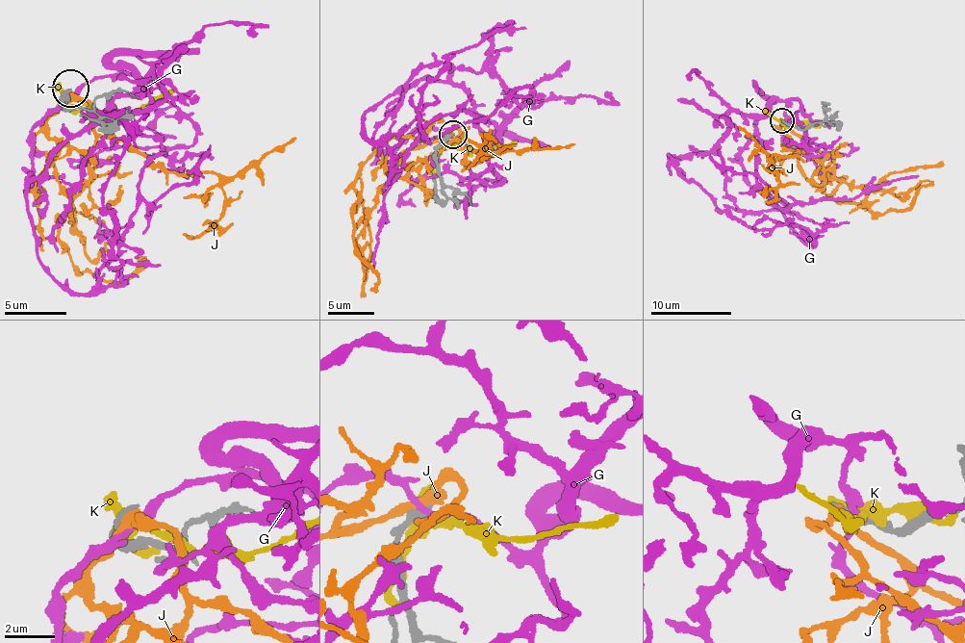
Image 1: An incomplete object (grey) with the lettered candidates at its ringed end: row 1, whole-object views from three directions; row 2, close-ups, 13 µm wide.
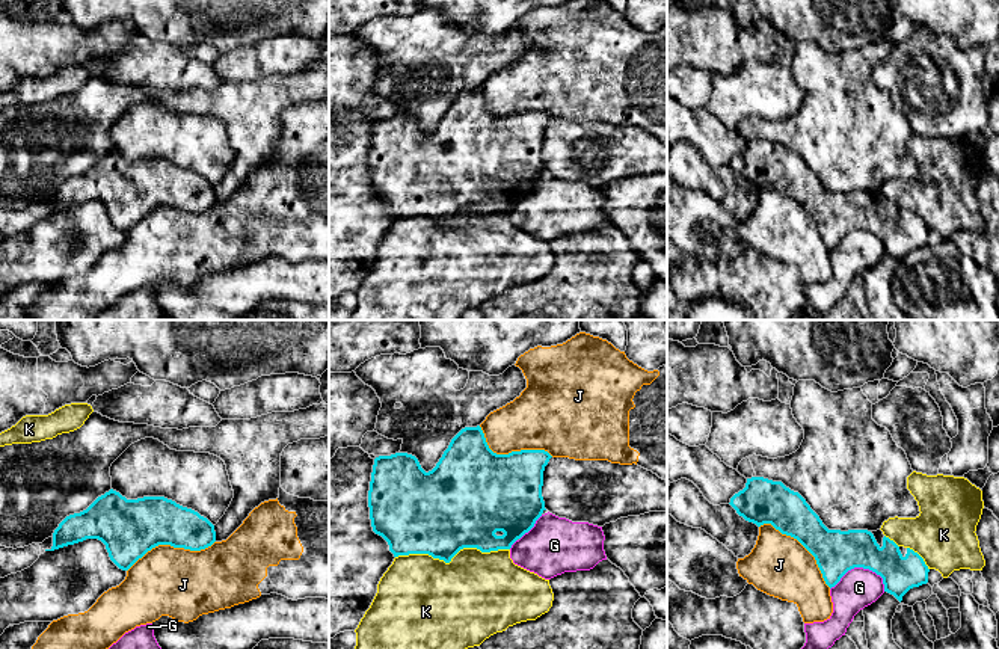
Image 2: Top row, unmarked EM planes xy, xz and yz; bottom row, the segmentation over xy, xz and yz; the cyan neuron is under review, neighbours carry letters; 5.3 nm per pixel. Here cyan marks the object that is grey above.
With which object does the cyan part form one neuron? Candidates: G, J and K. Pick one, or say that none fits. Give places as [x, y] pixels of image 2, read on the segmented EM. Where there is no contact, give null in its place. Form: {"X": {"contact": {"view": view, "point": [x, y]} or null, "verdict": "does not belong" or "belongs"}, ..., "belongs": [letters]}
{"G": {"contact": {"view": "yz", "point": [859, 566]}, "verdict": "does not belong"}, "J": {"contact": {"view": "xy", "point": [171, 545]}, "verdict": "does not belong"}, "K": {"contact": {"view": "xz", "point": [451, 557]}, "verdict": "does not belong"}, "belongs": []}

